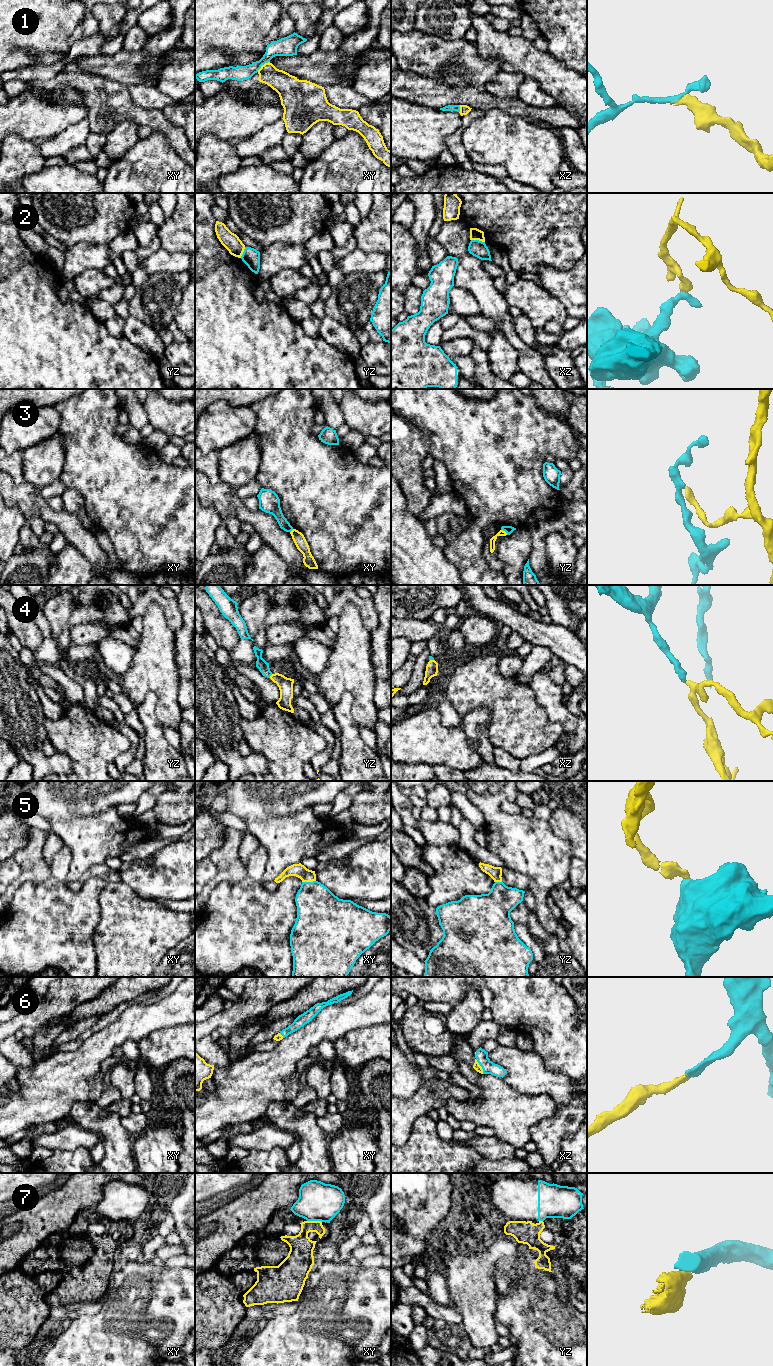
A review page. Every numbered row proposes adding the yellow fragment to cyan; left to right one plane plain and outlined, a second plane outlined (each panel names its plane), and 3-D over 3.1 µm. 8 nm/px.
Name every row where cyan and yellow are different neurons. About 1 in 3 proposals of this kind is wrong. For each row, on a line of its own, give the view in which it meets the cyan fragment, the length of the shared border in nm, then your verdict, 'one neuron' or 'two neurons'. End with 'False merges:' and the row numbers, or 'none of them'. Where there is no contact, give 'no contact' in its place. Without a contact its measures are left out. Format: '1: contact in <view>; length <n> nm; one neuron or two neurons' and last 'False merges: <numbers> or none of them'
1: contact in xy; length 130 nm; two neurons
2: contact in xz; length 110 nm; two neurons
3: contact in yz; length 70 nm; two neurons
4: contact in yz; length 40 nm; one neuron
5: contact in xy; length 110 nm; two neurons
6: contact in xz; length 140 nm; one neuron
7: contact in xy; length 120 nm; two neurons
False merges: 1, 2, 3, 5, 7

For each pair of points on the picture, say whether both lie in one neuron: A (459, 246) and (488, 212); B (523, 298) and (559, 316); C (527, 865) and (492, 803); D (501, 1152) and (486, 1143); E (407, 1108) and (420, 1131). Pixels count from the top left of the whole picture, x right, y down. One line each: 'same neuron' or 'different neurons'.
A: different neurons
B: same neuron
C: same neuron
D: same neuron
E: different neurons

